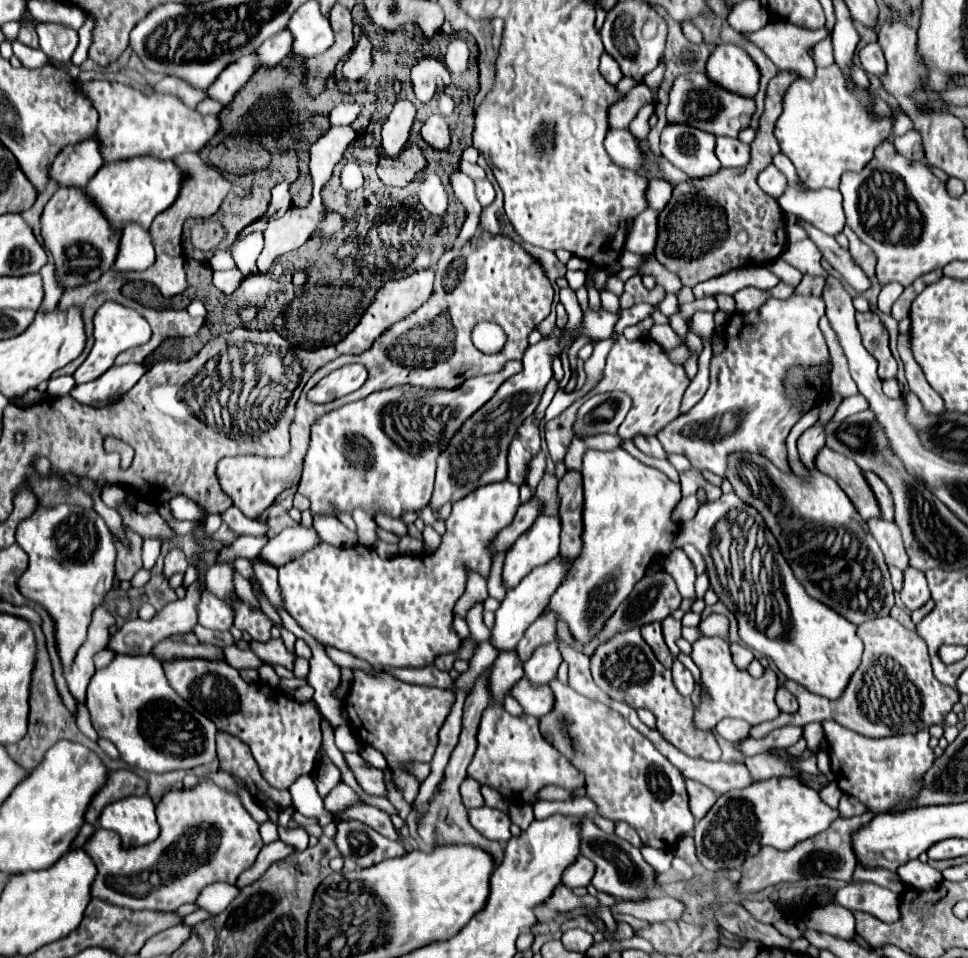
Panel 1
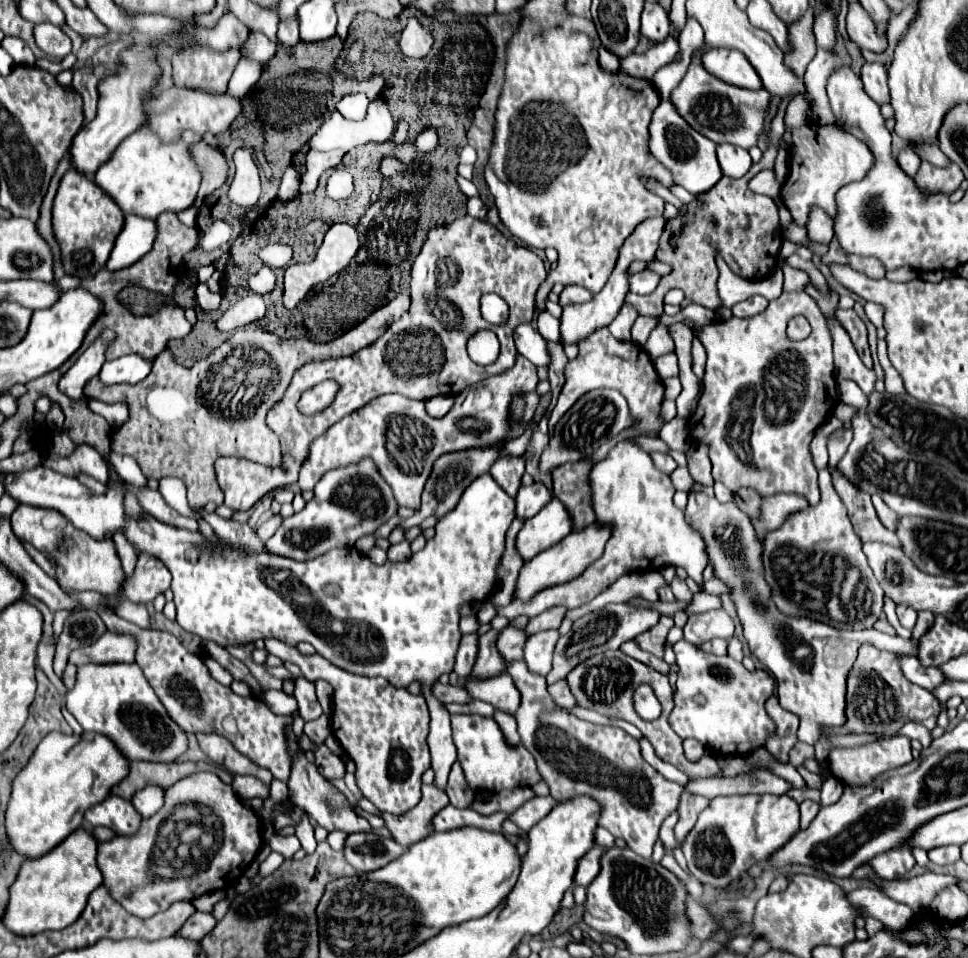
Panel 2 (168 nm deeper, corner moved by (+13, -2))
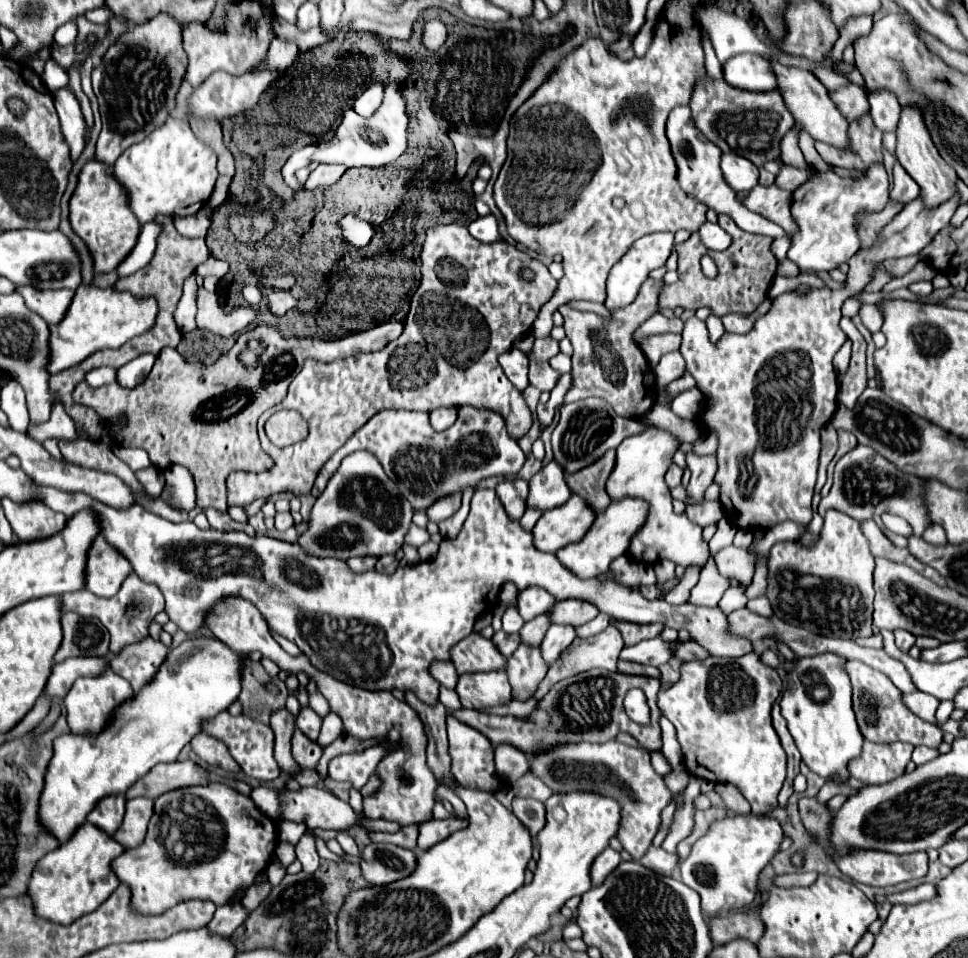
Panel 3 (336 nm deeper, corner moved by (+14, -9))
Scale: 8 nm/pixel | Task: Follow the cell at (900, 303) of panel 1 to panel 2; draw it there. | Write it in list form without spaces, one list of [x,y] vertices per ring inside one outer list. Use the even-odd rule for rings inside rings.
[[[867,302],[867,304],[865,304],[865,314],[867,314],[867,318],[869,318],[877,328],[883,326],[883,312],[881,312],[881,308],[879,308],[877,304]]]

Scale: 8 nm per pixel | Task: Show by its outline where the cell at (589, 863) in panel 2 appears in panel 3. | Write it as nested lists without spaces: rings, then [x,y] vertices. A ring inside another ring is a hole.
[[[606,847],[606,849],[594,859],[594,863],[592,863],[592,869],[590,869],[592,885],[594,885],[594,887],[600,885],[600,883],[606,879],[606,875],[608,875],[610,871],[614,871],[614,867],[618,867],[618,863],[620,863],[620,853],[614,851],[614,849],[610,849],[610,847]]]

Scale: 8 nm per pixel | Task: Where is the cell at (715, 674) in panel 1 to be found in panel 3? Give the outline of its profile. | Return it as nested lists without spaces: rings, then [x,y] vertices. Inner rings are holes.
[[[756,653],[738,659],[708,657],[704,661],[686,661],[680,667],[680,679],[670,689],[660,691],[658,707],[668,717],[678,733],[684,751],[686,769],[712,783],[734,783],[750,801],[754,813],[770,813],[776,807],[776,797],[786,777],[788,757],[772,727],[770,709],[782,691],[782,679],[776,669],[762,665]]]

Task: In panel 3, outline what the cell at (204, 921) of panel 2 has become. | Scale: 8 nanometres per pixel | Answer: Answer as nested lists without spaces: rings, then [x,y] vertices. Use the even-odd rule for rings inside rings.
[[[236,903],[236,905],[222,905],[222,907],[216,909],[216,913],[214,913],[212,921],[206,925],[206,929],[210,933],[214,933],[214,935],[228,937],[228,935],[234,933],[234,929],[238,925],[242,925],[246,915],[248,915],[248,911],[240,903]]]

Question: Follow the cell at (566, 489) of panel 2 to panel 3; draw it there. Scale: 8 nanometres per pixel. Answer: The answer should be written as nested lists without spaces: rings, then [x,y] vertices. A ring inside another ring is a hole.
[[[608,451],[602,459],[598,459],[590,467],[566,475],[570,491],[574,495],[580,495],[594,513],[602,513],[610,505],[610,497],[606,495],[604,483],[612,467],[614,467],[614,451]]]

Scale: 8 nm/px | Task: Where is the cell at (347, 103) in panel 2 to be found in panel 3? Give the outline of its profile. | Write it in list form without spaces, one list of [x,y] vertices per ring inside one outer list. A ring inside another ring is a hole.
[[[382,83],[370,85],[360,97],[354,99],[352,109],[354,109],[358,115],[362,115],[362,117],[370,117],[370,115],[380,107],[380,103],[382,103],[382,89],[384,89]]]

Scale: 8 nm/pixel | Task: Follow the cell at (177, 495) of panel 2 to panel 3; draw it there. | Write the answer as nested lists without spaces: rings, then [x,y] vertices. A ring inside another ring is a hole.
[[[148,467],[144,471],[138,471],[136,473],[140,483],[146,487],[146,491],[150,491],[150,495],[160,495],[162,489],[164,489],[164,471],[162,469],[156,469],[156,467]]]

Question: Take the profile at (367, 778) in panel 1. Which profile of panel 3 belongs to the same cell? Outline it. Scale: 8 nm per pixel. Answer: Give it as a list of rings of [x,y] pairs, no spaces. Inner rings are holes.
[[[296,727],[294,735],[292,735],[292,755],[300,767],[316,769],[316,765],[322,757],[322,747],[318,747],[318,743],[314,743],[306,735],[302,735],[302,731]]]

